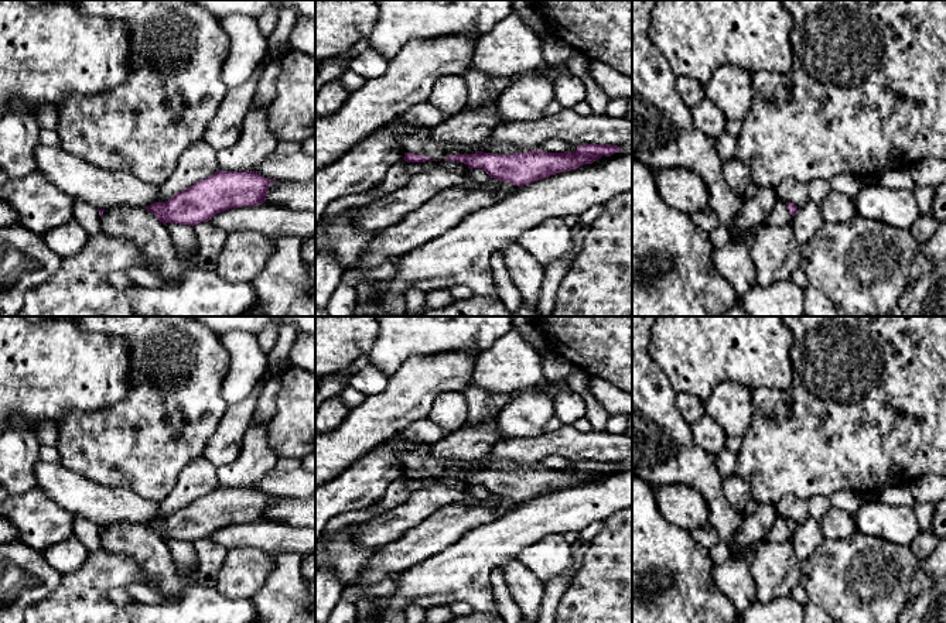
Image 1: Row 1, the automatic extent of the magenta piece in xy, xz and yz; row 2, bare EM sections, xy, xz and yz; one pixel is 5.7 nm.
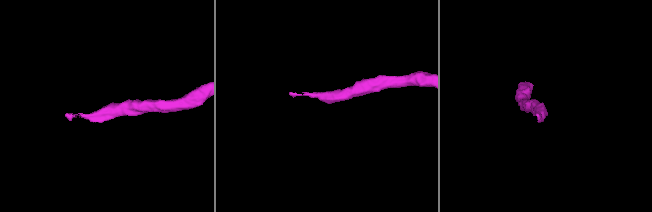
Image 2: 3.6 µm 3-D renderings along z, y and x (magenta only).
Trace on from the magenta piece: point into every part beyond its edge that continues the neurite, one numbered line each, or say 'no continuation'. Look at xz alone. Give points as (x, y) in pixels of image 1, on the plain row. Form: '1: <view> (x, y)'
1: xz (422, 458)

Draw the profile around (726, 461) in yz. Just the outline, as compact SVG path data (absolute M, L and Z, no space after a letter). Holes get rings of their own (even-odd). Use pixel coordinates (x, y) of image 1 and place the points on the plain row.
M724 448L716 455L716 463L723 476L734 475L737 469L737 453Z

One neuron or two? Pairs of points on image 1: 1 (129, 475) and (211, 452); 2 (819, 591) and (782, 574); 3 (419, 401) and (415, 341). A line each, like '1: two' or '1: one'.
1: two
2: two
3: two

